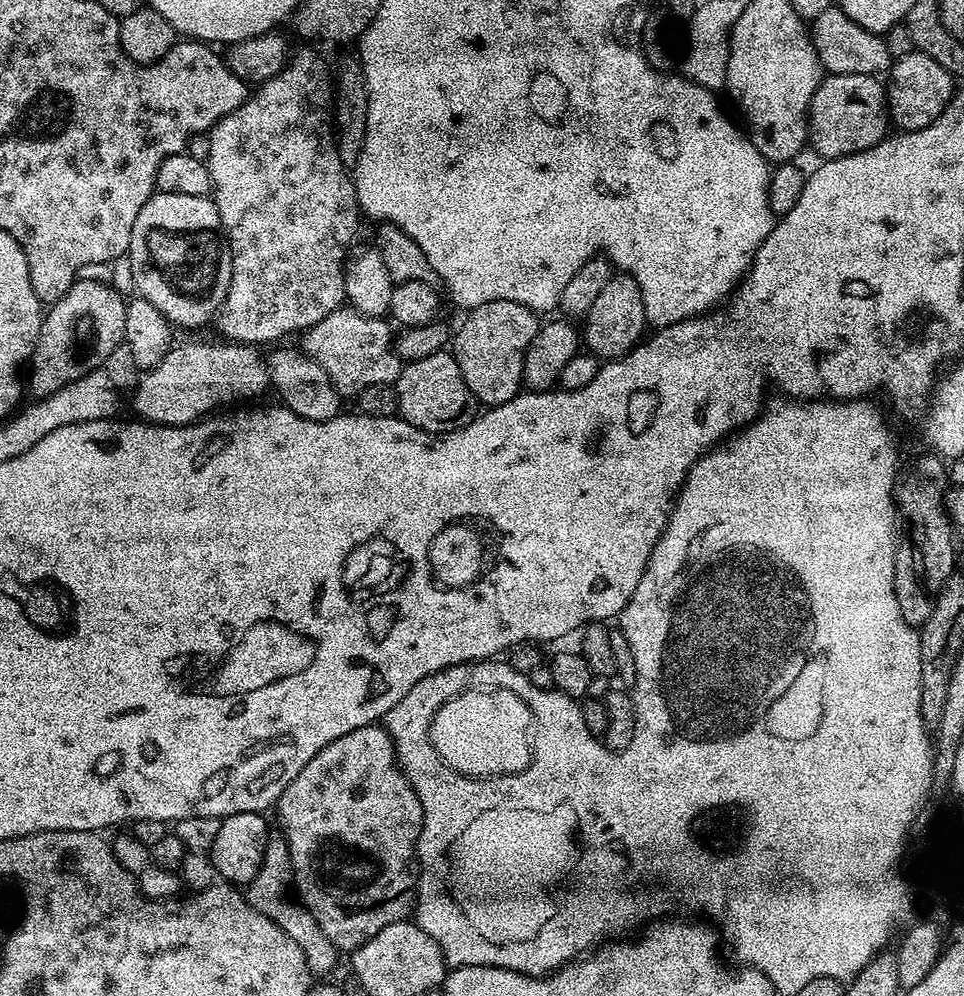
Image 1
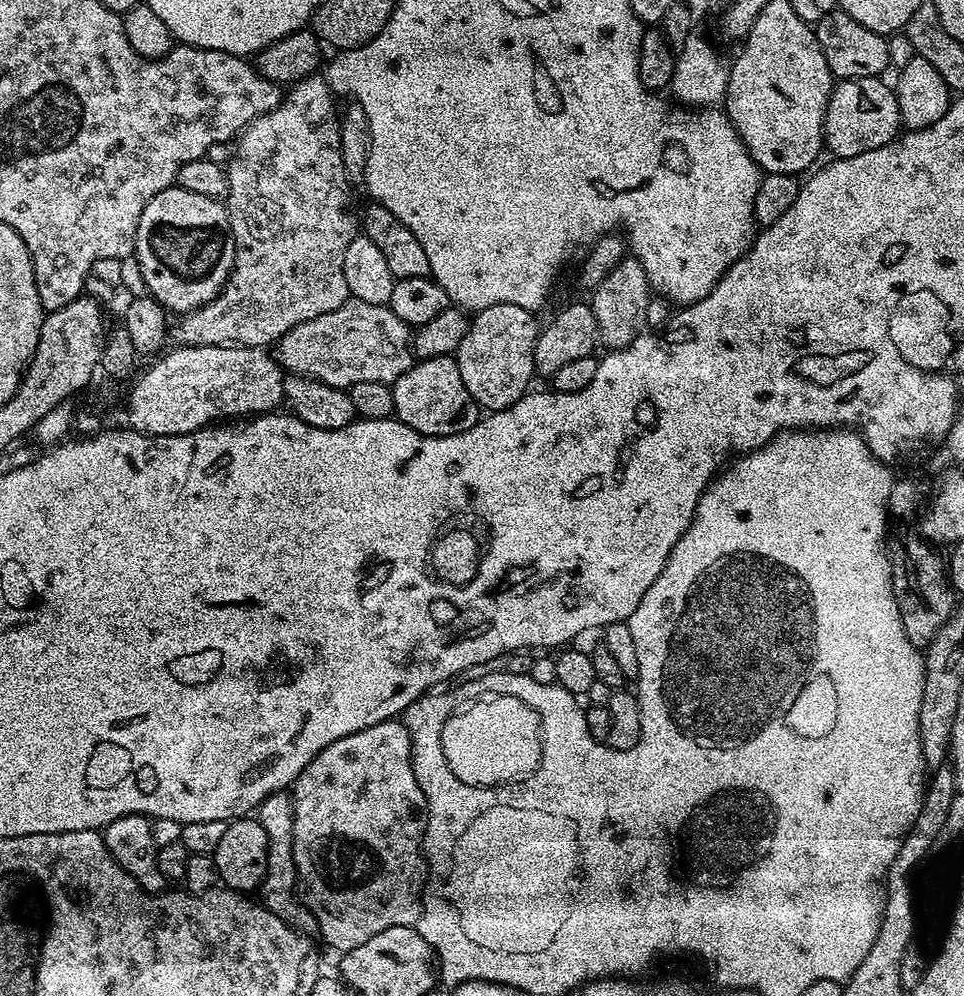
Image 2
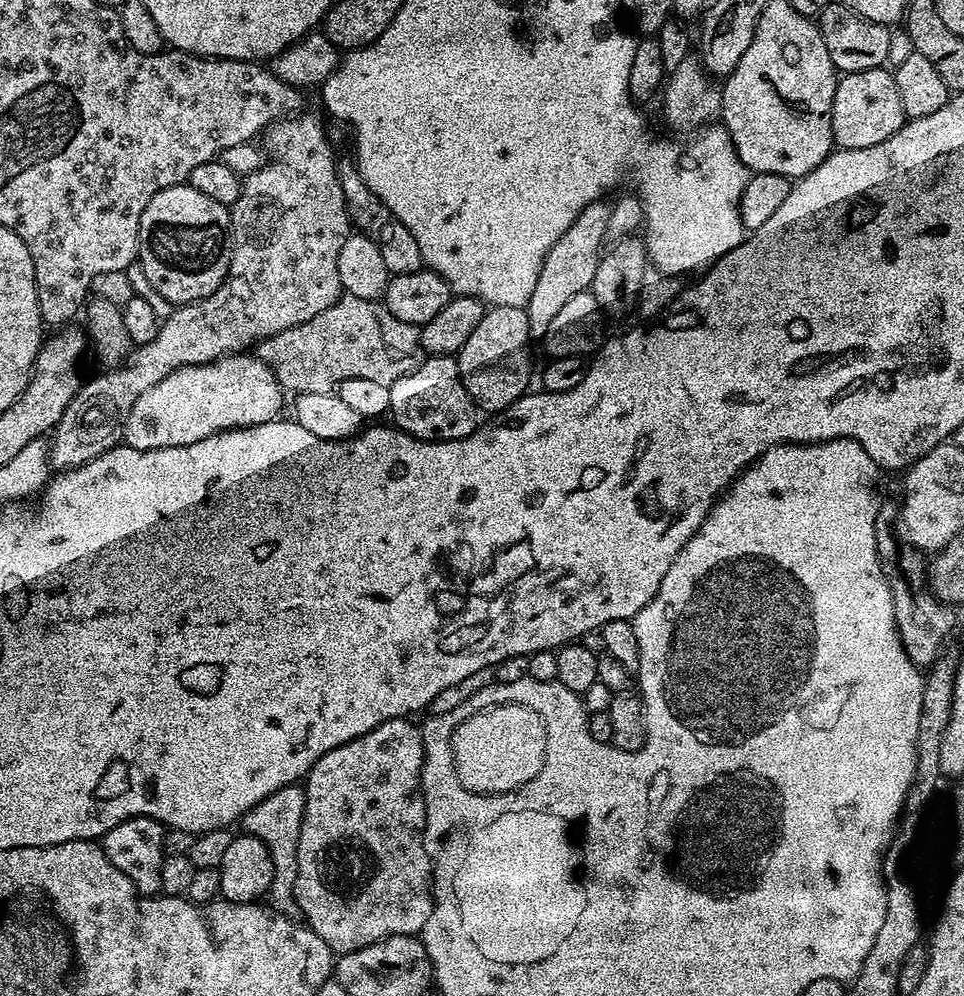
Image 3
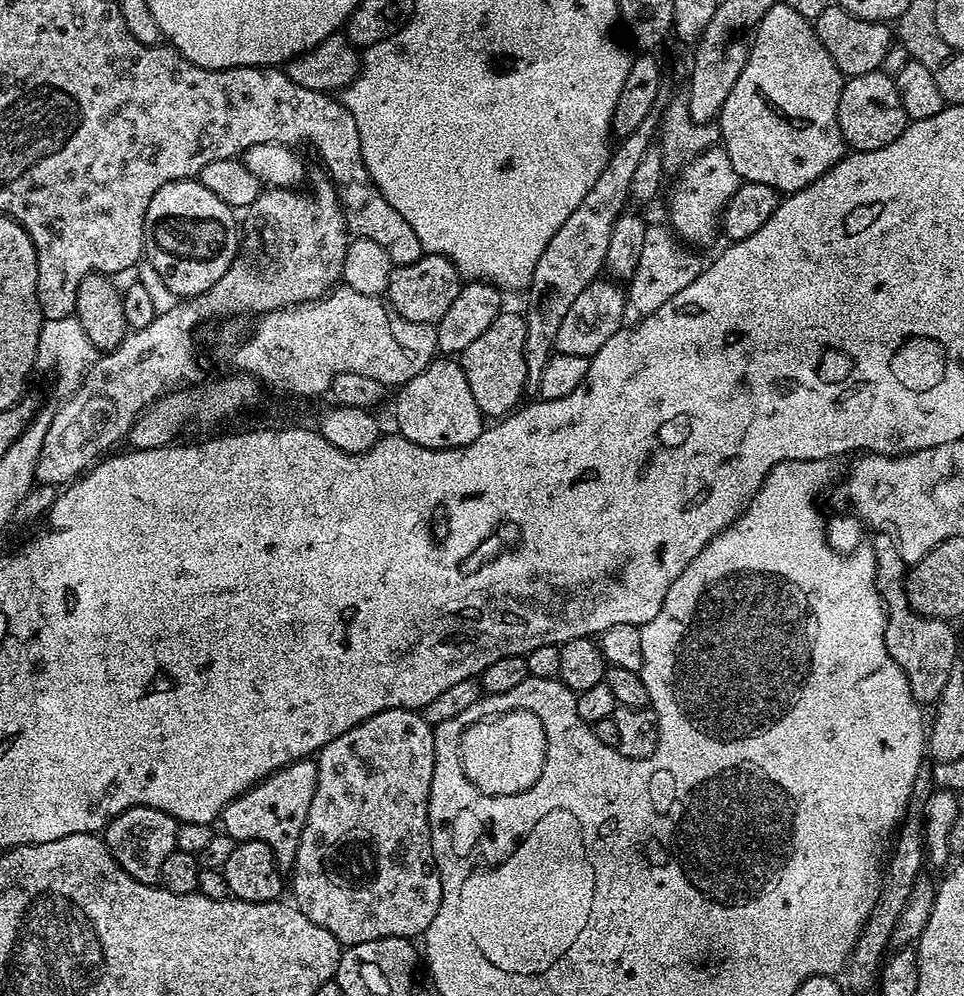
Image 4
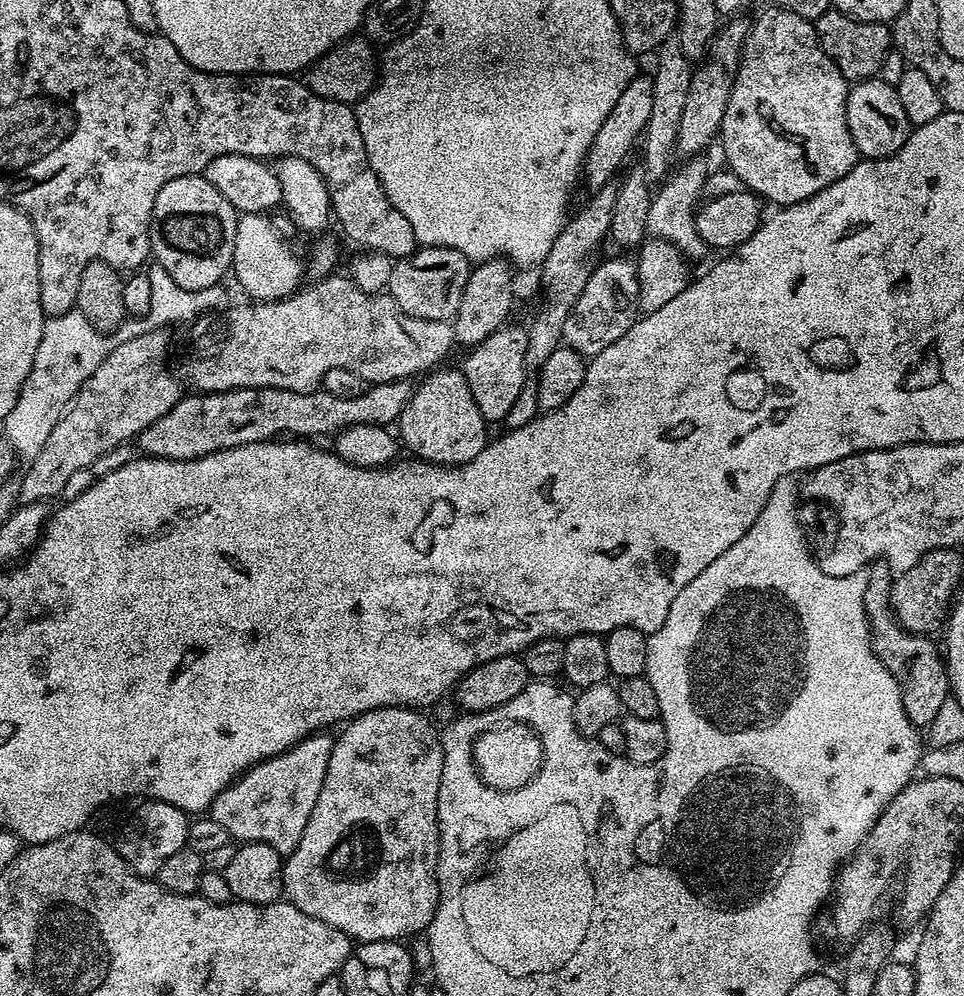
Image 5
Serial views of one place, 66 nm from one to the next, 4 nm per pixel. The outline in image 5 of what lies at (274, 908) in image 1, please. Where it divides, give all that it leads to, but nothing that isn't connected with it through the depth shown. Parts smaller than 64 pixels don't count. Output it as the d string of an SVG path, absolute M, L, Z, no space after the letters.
M313 734L282 754L249 768L218 794L210 809L211 819L217 820L233 841L265 844L281 858L287 858L298 842L302 842L306 822L310 822L310 814L314 814L326 768L330 766L333 743L333 737L328 734Z

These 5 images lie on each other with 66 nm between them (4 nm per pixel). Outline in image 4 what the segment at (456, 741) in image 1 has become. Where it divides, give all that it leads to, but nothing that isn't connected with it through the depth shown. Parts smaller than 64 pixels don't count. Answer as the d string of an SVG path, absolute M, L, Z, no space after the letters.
M518 709L516 712L491 716L470 726L461 736L460 765L464 777L479 792L485 792L488 796L513 796L534 786L534 782L542 774L549 753L550 741L546 738L542 722L534 713Z

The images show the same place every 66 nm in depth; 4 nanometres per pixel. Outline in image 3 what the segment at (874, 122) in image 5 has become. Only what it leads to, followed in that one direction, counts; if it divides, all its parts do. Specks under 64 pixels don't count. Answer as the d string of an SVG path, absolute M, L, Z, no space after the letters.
M887 67L869 72L845 72L837 79L832 107L832 142L837 149L866 150L878 146L878 142L886 142L886 138L898 134L905 122L896 77Z

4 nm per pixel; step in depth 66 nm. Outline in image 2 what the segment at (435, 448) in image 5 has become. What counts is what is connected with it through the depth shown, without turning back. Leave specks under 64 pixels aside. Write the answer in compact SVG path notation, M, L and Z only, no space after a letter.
M452 356L417 359L406 374L397 378L392 385L392 393L395 419L427 436L458 434L462 430L470 430L482 418L482 409L474 402L470 390L466 390Z

